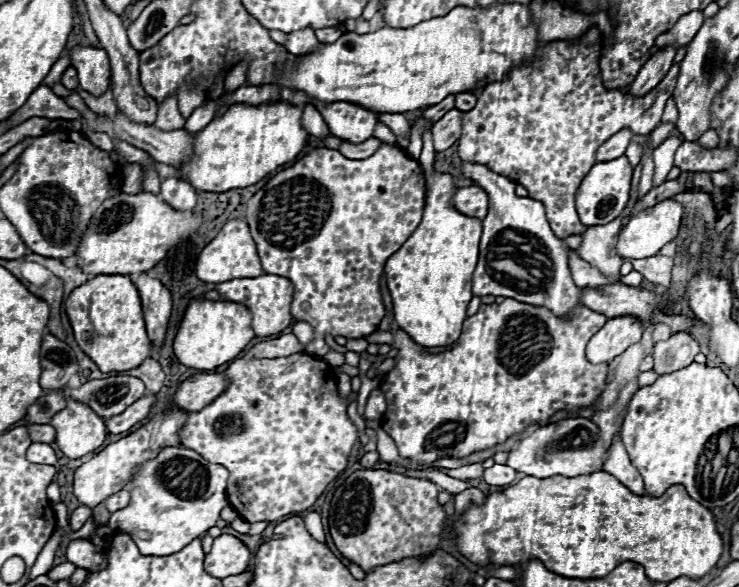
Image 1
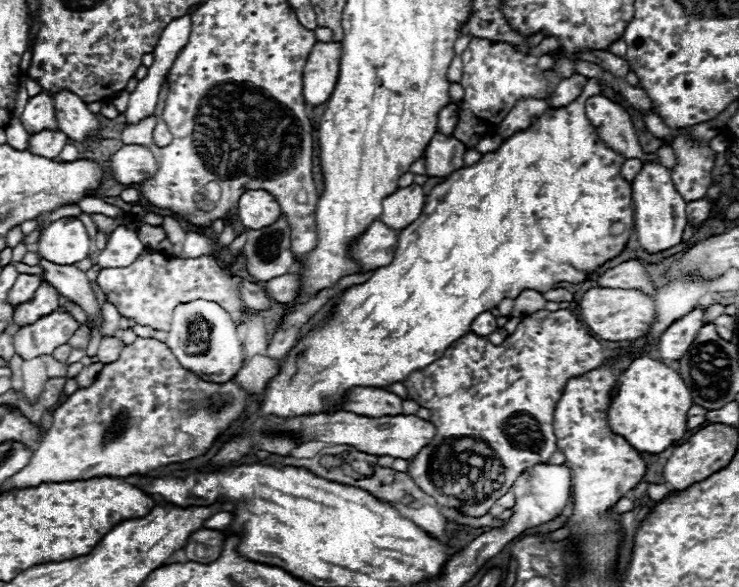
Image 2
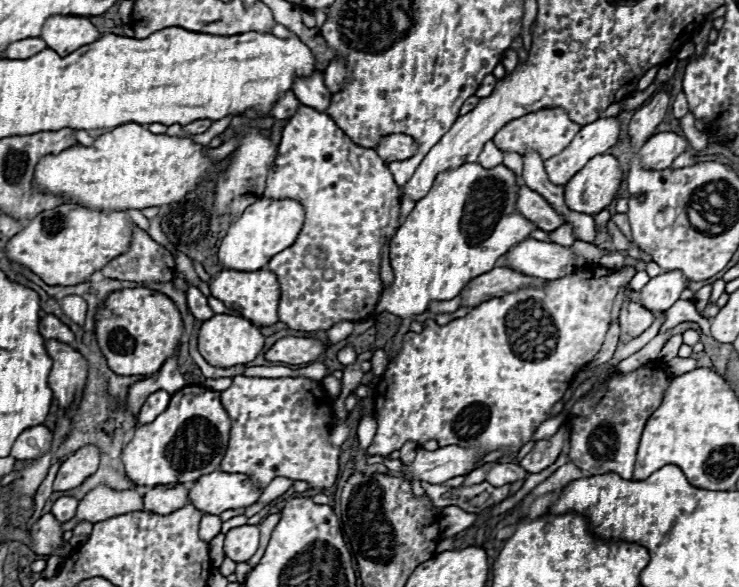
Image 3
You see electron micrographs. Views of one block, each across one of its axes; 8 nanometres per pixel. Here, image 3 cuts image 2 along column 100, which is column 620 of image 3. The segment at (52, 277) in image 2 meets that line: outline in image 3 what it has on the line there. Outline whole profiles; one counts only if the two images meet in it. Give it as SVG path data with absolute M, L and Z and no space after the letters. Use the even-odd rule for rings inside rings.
M634 302L624 304L620 310L620 328L622 328L620 340L628 340L642 334L652 322L654 322L654 314L650 310L644 310Z

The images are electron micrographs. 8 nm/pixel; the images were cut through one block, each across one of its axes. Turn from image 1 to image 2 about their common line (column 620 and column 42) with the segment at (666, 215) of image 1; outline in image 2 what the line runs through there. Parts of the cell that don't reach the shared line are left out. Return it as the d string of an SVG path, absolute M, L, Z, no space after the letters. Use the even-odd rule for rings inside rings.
M60 218L48 224L36 242L36 254L48 262L70 266L88 258L90 238L78 218Z

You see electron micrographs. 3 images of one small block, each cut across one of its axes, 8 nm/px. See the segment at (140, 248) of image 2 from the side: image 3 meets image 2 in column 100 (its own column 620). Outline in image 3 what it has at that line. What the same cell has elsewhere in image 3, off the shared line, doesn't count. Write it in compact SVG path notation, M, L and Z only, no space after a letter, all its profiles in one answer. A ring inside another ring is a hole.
M612 250L612 252L608 252L608 254L604 254L600 260L598 260L598 264L600 266L604 266L604 268L620 268L620 266L624 266L624 260L626 260L626 256L622 254L622 252L618 252L618 250Z

